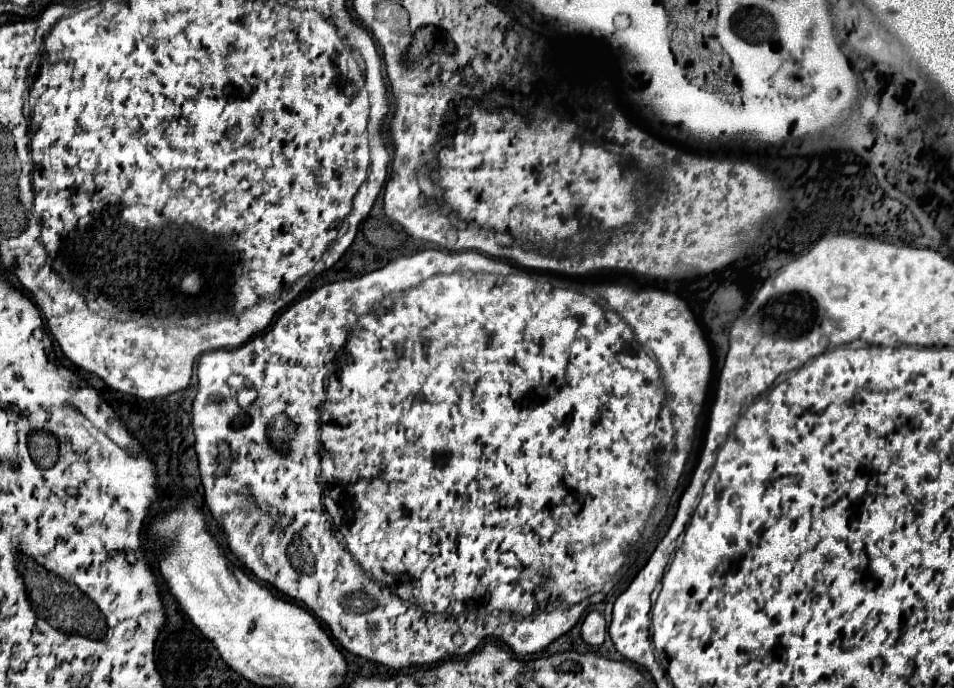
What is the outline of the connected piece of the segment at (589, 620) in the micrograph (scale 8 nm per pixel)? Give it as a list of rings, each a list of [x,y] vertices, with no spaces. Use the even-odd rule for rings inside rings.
[[[590,612],[582,622],[582,638],[590,646],[600,646],[606,638],[606,620],[600,612]]]

